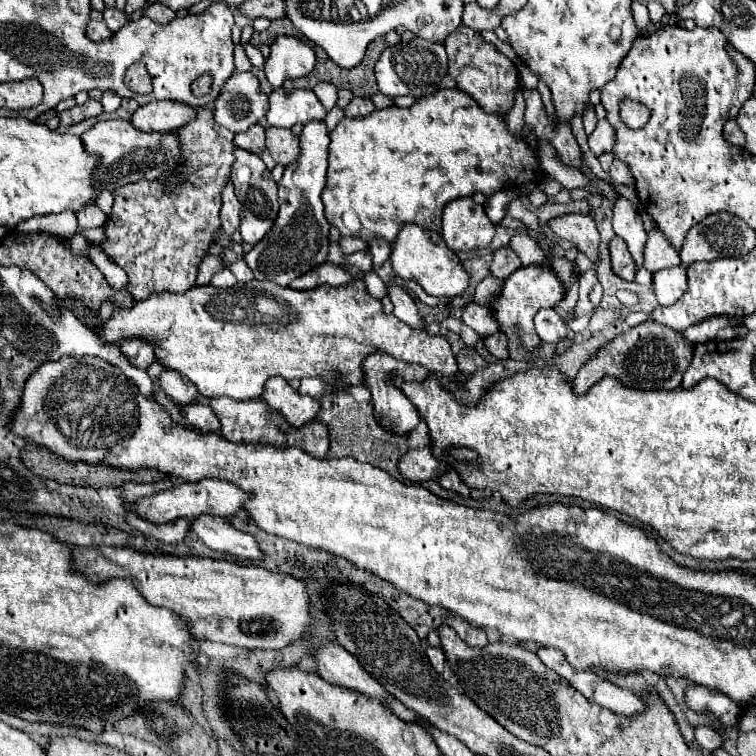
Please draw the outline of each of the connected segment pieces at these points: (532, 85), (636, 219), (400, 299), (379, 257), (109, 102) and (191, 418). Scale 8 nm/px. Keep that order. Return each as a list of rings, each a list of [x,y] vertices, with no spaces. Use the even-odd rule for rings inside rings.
[[[525,64],[517,65],[518,76],[521,84],[527,89],[536,89],[538,84],[538,77],[531,72],[531,70]]]
[[[621,196],[617,198],[617,204],[613,206],[613,232],[627,242],[629,252],[635,258],[637,268],[641,268],[643,266],[643,248],[645,248],[645,242],[647,242],[647,232],[643,228],[641,216],[637,214],[635,206]]]
[[[391,284],[391,286],[387,288],[387,296],[391,298],[391,302],[393,302],[393,306],[395,306],[393,314],[397,316],[399,320],[402,320],[405,324],[409,324],[411,328],[425,328],[425,324],[423,324],[423,320],[421,320],[421,314],[419,314],[419,310],[417,310],[415,302],[413,302],[413,298],[405,292],[403,286]]]
[[[377,238],[377,240],[371,240],[371,244],[369,244],[369,252],[373,254],[373,266],[379,268],[379,266],[389,258],[391,248],[389,248],[389,244],[387,244],[385,240]]]
[[[103,92],[103,98],[101,98],[101,104],[103,104],[103,112],[113,112],[119,108],[121,104],[121,98],[115,94],[115,92]]]
[[[193,402],[193,404],[187,404],[185,408],[181,408],[185,420],[189,426],[201,430],[201,432],[213,432],[217,434],[221,430],[219,426],[219,418],[215,416],[213,408],[209,408],[209,404],[203,404],[203,402]]]

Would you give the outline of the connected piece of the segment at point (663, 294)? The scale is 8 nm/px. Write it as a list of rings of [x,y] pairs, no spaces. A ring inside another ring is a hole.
[[[675,266],[675,268],[665,268],[655,272],[653,290],[661,306],[671,306],[685,294],[687,288],[685,272],[687,272],[685,266]]]

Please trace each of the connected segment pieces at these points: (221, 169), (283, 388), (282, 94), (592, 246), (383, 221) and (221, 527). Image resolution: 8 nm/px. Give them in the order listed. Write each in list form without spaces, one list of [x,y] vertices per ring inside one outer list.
[[[199,110],[197,118],[189,122],[187,126],[177,130],[177,138],[181,140],[181,154],[185,156],[185,166],[181,168],[175,178],[167,178],[167,172],[159,180],[141,180],[135,184],[127,184],[121,190],[117,188],[113,192],[115,206],[111,216],[107,218],[103,230],[107,234],[107,240],[101,242],[103,250],[109,254],[109,258],[119,264],[129,282],[127,290],[133,298],[145,300],[145,290],[149,294],[153,292],[185,292],[189,286],[195,284],[197,278],[197,266],[207,254],[207,248],[215,242],[215,232],[221,228],[219,210],[221,210],[221,190],[231,174],[233,164],[233,132],[229,132],[223,126],[217,126],[213,122],[213,110]]]
[[[285,378],[267,380],[263,400],[269,404],[271,410],[281,412],[283,418],[295,428],[301,428],[301,424],[307,424],[309,420],[317,418],[317,412],[321,410],[319,400],[311,396],[301,396],[289,386]]]
[[[275,90],[269,96],[269,104],[271,108],[265,118],[269,126],[279,128],[293,128],[295,124],[323,120],[327,114],[311,90],[293,90],[293,92]]]
[[[565,214],[549,222],[549,228],[555,232],[555,236],[571,240],[587,258],[593,262],[593,266],[599,264],[599,232],[591,216],[581,214]]]
[[[457,88],[437,90],[433,96],[419,98],[409,108],[391,106],[385,110],[375,110],[365,118],[343,118],[331,132],[329,144],[329,172],[327,186],[323,190],[325,216],[329,224],[337,226],[342,237],[358,236],[365,242],[369,242],[373,236],[383,236],[387,242],[393,242],[405,222],[413,222],[439,232],[441,212],[449,200],[471,196],[475,192],[491,196],[493,192],[511,184],[539,184],[543,178],[539,166],[539,144],[531,148],[527,142],[529,134],[535,134],[537,142],[551,142],[565,166],[581,168],[581,150],[571,132],[571,124],[549,120],[539,90],[523,92],[527,106],[523,116],[525,124],[519,134],[511,134],[507,130],[507,120],[503,114],[485,112],[467,92]]]
[[[197,516],[195,520],[191,520],[189,528],[211,550],[233,554],[243,560],[263,558],[257,542],[251,534],[245,534],[245,532],[233,528],[229,522],[225,522],[219,516]]]

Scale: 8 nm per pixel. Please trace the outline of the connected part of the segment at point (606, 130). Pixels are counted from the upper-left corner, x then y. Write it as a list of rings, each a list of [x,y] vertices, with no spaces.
[[[607,118],[599,120],[595,132],[589,136],[589,148],[595,156],[611,152],[615,144],[615,128],[607,122]]]

